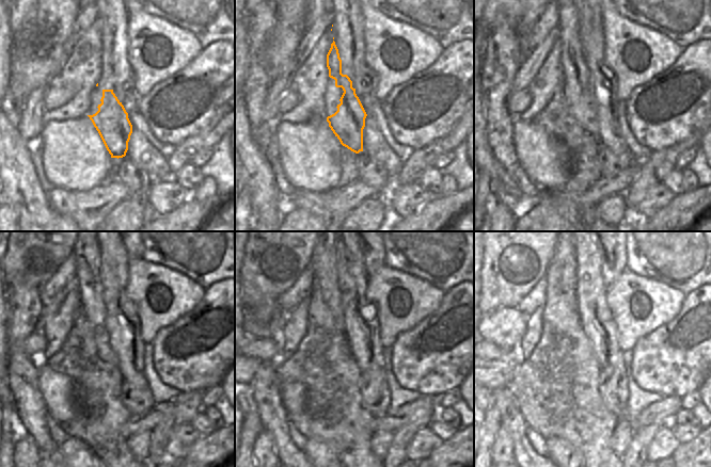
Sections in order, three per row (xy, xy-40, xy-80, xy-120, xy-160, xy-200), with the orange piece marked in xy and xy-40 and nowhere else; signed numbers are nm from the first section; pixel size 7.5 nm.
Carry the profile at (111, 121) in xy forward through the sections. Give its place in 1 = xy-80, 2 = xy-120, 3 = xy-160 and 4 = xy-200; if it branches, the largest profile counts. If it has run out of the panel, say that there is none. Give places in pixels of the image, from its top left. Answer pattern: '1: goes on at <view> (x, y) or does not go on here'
1: goes on at xy-80 (573, 66)
2: goes on at xy-120 (87, 253)
3: goes on at xy-160 (324, 262)
4: goes on at xy-200 (563, 253)

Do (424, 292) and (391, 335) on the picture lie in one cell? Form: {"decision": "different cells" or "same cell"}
{"decision": "same cell"}

